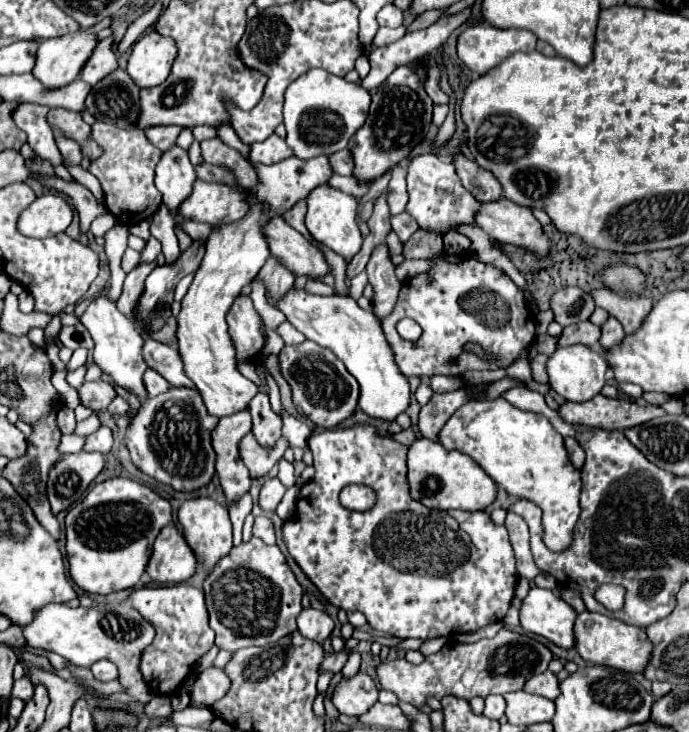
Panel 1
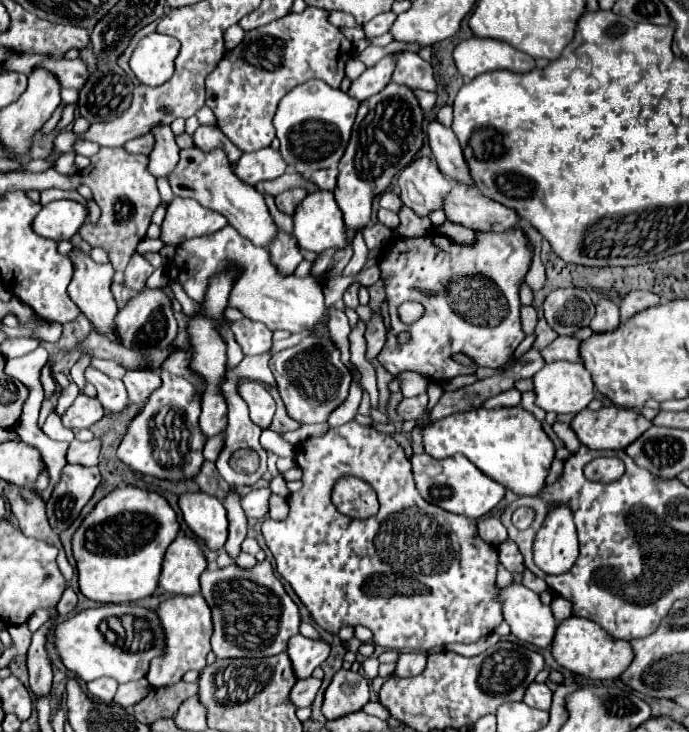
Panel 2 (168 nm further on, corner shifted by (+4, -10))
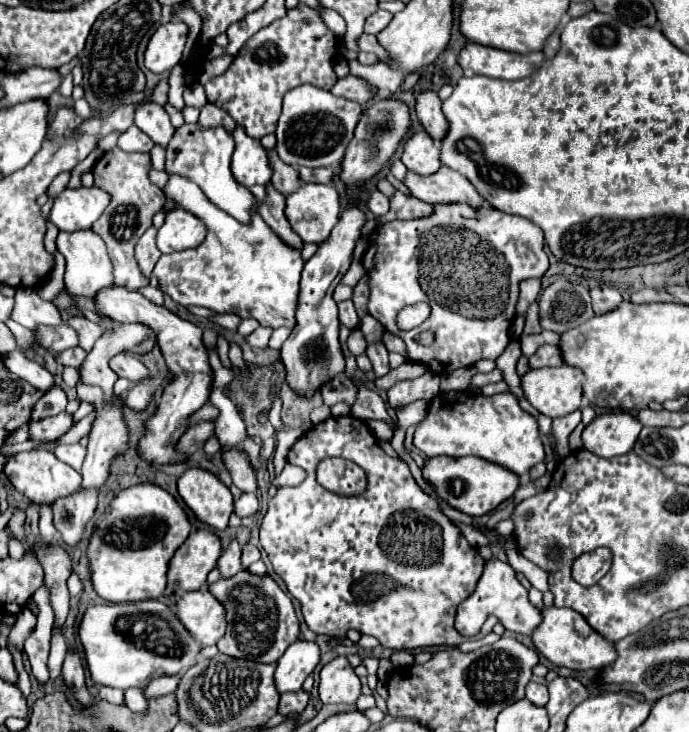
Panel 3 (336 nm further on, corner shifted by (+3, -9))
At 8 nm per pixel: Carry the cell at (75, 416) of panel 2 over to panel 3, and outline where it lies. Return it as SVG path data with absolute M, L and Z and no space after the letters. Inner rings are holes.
M60 413L54 417L46 417L42 421L30 421L30 439L32 441L54 441L62 437L72 427L72 415Z

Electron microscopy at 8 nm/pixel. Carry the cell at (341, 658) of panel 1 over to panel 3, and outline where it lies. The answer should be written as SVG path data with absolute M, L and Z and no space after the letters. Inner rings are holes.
M296 691L296 693L286 693L280 697L278 703L278 713L280 715L290 715L290 713L302 713L308 703L308 693Z

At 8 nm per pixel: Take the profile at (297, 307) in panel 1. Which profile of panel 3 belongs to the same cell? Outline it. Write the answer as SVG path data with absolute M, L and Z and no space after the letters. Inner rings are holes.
M170 175L168 183L164 185L164 195L168 199L172 199L178 207L182 207L184 211L192 213L194 217L198 217L208 233L206 239L200 247L190 249L190 251L180 251L180 253L170 253L170 255L162 255L154 267L154 275L160 281L160 289L162 293L170 295L174 303L188 307L188 305L198 305L198 307L208 307L216 313L236 313L238 317L246 319L246 317L254 317L262 327L288 327L292 329L296 319L296 305L298 305L298 283L300 283L300 273L304 267L304 261L300 257L300 251L286 245L266 223L264 219L258 215L258 211L254 209L250 213L252 221L250 223L238 223L234 217L230 217L228 213L220 211L218 207L214 207L208 197L202 193L202 189L188 177L182 175Z

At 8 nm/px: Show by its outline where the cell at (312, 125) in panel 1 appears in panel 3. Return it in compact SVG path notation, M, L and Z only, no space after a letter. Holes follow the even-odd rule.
M300 85L284 95L284 109L278 119L278 155L288 165L304 167L332 167L342 161L348 143L352 141L362 107L356 101L334 97L330 91L314 85Z

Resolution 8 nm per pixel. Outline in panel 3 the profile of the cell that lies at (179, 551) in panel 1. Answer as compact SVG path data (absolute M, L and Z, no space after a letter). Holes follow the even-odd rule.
M198 529L188 535L176 551L168 569L168 591L198 591L206 585L208 573L222 555L220 537L210 529Z

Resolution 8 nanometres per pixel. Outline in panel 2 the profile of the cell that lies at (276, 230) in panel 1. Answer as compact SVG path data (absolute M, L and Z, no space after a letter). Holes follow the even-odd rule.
M195 146L189 150L181 150L181 160L179 160L173 176L169 178L169 184L171 184L175 196L193 198L193 200L201 202L205 208L211 208L211 210L217 210L219 214L223 214L227 218L227 222L237 232L241 232L241 236L249 238L255 246L269 248L269 244L275 240L277 226L275 226L273 216L267 210L263 194L257 192L255 186L251 186L235 176L225 152L217 150L217 152L205 154L205 152L197 152Z

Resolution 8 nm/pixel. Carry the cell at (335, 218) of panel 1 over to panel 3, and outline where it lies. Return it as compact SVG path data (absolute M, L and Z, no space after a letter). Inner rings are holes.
M306 185L286 197L284 215L304 243L322 243L340 219L338 193L330 185Z

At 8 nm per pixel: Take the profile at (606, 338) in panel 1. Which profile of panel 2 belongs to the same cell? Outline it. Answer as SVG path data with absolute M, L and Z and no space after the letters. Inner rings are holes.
M601 300L597 304L597 314L591 320L591 330L595 330L595 334L603 334L603 332L613 332L619 324L619 308L617 304L609 302L609 300Z

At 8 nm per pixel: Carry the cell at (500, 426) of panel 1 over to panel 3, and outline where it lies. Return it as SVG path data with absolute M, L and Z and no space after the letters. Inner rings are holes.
M474 391L438 393L428 405L428 415L424 421L416 425L414 447L426 453L426 457L476 455L504 465L522 479L528 475L530 467L544 461L544 445L538 423L520 407L512 391L490 397Z

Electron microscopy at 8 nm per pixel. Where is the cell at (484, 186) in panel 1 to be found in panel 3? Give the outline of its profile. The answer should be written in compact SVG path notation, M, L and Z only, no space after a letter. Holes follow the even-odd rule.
M426 89L416 95L416 115L422 123L422 127L432 135L434 141L440 141L446 133L446 117L440 109L442 101L436 91Z

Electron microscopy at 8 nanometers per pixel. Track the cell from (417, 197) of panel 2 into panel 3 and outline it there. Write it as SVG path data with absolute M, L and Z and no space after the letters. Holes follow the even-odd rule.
M414 133L406 143L404 143L404 153L402 153L402 163L406 169L418 173L418 175L430 175L440 169L440 159L438 159L438 143L428 135L428 133Z

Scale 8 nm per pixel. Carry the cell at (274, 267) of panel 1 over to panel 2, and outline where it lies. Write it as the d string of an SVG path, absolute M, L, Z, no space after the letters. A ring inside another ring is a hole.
M279 230L277 238L269 246L269 254L271 254L271 262L283 276L291 276L295 272L297 264L303 260L303 256L299 254L299 250L295 246L295 240L289 234L285 234L283 230Z

